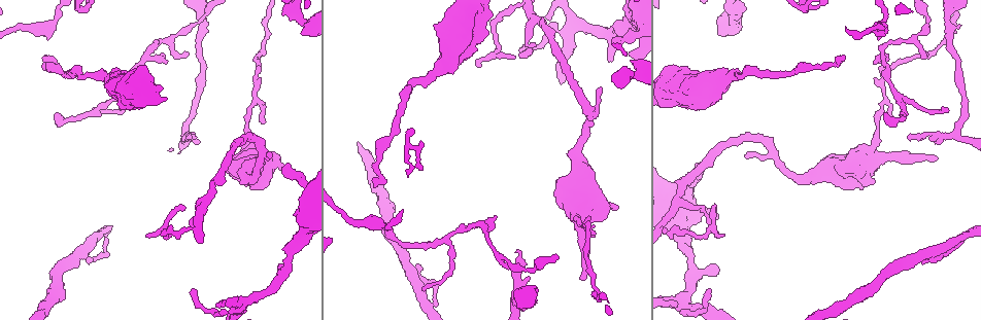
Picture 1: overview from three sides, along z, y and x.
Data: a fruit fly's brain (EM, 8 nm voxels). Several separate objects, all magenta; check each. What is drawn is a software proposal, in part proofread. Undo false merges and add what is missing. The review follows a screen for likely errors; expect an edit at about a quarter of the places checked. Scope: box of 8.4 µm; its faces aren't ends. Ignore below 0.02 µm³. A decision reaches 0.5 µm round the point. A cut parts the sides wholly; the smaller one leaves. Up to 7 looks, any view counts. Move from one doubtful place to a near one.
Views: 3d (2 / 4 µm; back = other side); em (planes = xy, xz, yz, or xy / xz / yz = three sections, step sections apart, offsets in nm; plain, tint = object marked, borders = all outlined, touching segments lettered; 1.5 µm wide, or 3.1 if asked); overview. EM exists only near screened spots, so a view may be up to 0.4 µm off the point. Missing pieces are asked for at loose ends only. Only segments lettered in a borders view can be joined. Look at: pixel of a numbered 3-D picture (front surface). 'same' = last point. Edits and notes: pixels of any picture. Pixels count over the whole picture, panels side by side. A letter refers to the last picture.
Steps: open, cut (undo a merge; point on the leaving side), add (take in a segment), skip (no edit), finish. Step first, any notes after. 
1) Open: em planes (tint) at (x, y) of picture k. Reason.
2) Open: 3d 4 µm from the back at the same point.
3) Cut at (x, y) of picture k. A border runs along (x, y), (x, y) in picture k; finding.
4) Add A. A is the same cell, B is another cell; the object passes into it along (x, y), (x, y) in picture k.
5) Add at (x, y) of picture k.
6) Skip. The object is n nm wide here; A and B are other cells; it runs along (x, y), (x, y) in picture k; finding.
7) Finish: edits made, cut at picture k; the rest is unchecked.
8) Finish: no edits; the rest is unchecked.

Open: em planes (borders) at (717, 268) of picture 1. Branch stops here.

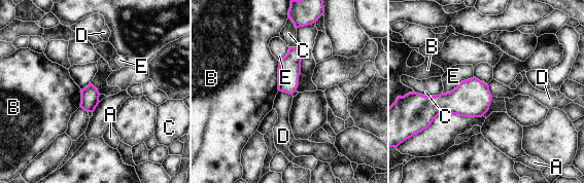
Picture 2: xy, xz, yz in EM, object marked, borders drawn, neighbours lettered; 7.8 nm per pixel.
Skip. A, B, C, D and E are other cells; a border runs along (279, 90), (292, 95) in picture 2; none of them fits.

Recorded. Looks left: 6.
Open: em yz step 4 (borders) at (521, 50) of picture 1. Thin end.

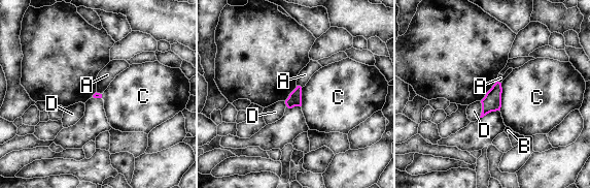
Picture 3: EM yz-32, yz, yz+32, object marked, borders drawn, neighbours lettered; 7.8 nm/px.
Open: em planes (borders) at the same point. Another direction.

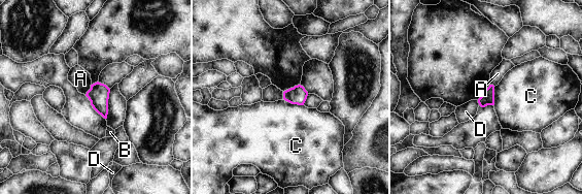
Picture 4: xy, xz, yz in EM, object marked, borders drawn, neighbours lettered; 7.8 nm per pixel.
Skip. The object is 110 nm wide here; A, B, C and D are other cells; a border runs along (283, 98), (292, 103), (303, 105) in picture 4; no lettered segment goes on from it.

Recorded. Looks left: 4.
Open: em planes (plain) at (723, 234) of picture 1. Thin end.

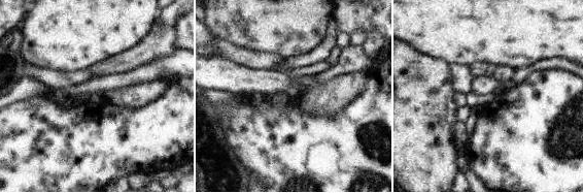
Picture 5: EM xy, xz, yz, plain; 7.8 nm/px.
Open: em planes (borders) at the same point. See the neighbours.

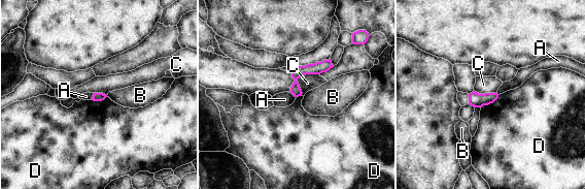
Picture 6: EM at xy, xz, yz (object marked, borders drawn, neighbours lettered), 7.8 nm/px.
Skip. A, B, C and D are other cells; it runs along (329, 63), (302, 70), (293, 90) in picture 6; no lettered segment goes on from it.

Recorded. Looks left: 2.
Finish: no edits; the rest is unchecked.

